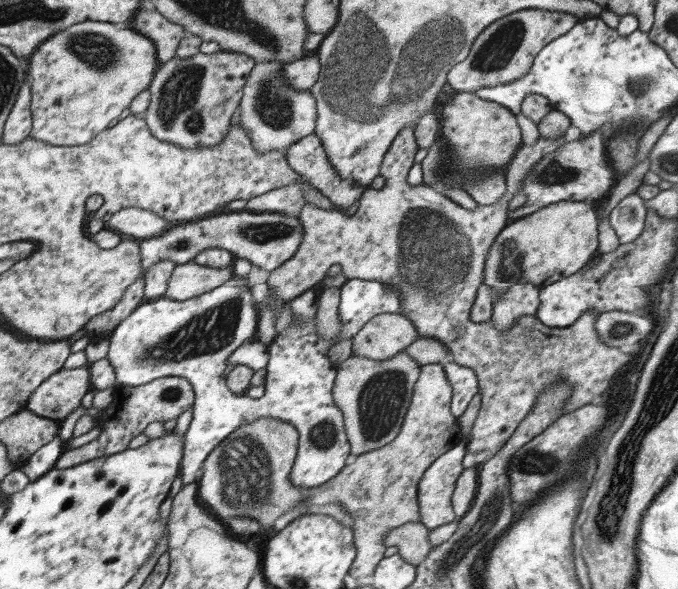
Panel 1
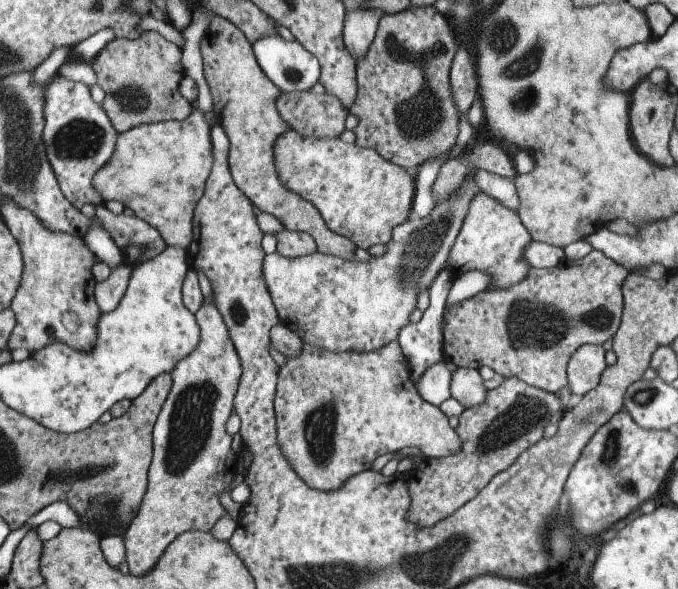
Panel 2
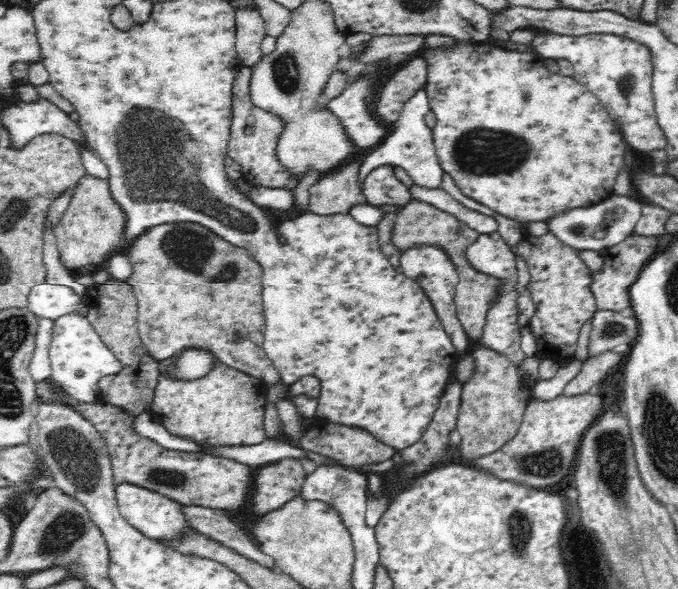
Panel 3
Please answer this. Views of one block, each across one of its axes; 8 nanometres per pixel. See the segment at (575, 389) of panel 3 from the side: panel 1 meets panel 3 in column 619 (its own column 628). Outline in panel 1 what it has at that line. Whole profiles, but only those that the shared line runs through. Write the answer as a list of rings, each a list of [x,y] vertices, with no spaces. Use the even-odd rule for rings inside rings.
[[[403,128],[395,136],[393,144],[385,152],[381,166],[379,166],[379,178],[385,180],[385,186],[375,192],[363,192],[363,196],[359,198],[359,206],[357,206],[355,214],[351,214],[351,216],[345,216],[341,210],[335,210],[335,208],[327,210],[327,208],[319,208],[319,206],[307,202],[299,210],[299,216],[297,216],[299,222],[303,224],[303,232],[305,232],[303,242],[301,242],[297,254],[293,254],[287,262],[283,262],[279,268],[269,272],[267,288],[273,292],[273,296],[283,298],[287,304],[289,300],[301,296],[309,288],[319,286],[323,276],[327,274],[329,266],[335,266],[335,264],[341,266],[341,272],[347,280],[363,280],[363,282],[371,280],[371,282],[395,288],[397,298],[399,298],[397,314],[411,320],[419,338],[441,342],[441,346],[447,348],[445,352],[447,352],[447,360],[451,364],[471,368],[477,376],[479,388],[483,392],[481,392],[479,414],[473,422],[471,436],[465,442],[467,452],[471,452],[471,454],[487,452],[493,456],[495,452],[499,452],[499,448],[505,446],[507,438],[515,432],[519,422],[529,414],[539,392],[549,382],[553,382],[557,374],[567,378],[567,382],[573,388],[573,394],[565,406],[567,414],[577,408],[583,408],[587,404],[595,404],[595,406],[607,404],[607,400],[613,392],[615,376],[629,362],[637,360],[637,356],[617,350],[617,348],[611,348],[601,340],[601,336],[595,330],[595,322],[601,314],[597,308],[585,310],[567,328],[549,328],[541,320],[537,320],[537,316],[535,318],[525,316],[525,318],[519,318],[517,326],[505,334],[497,332],[491,322],[473,324],[469,320],[469,312],[477,298],[477,290],[483,284],[485,256],[487,256],[493,240],[497,238],[497,234],[507,224],[509,206],[507,206],[505,198],[499,198],[495,204],[477,206],[475,210],[465,210],[465,208],[453,204],[451,200],[447,200],[445,196],[441,196],[439,188],[429,188],[423,184],[409,186],[407,172],[409,172],[411,164],[415,164],[413,156],[417,150],[419,150],[419,146],[417,146],[413,128]]]

